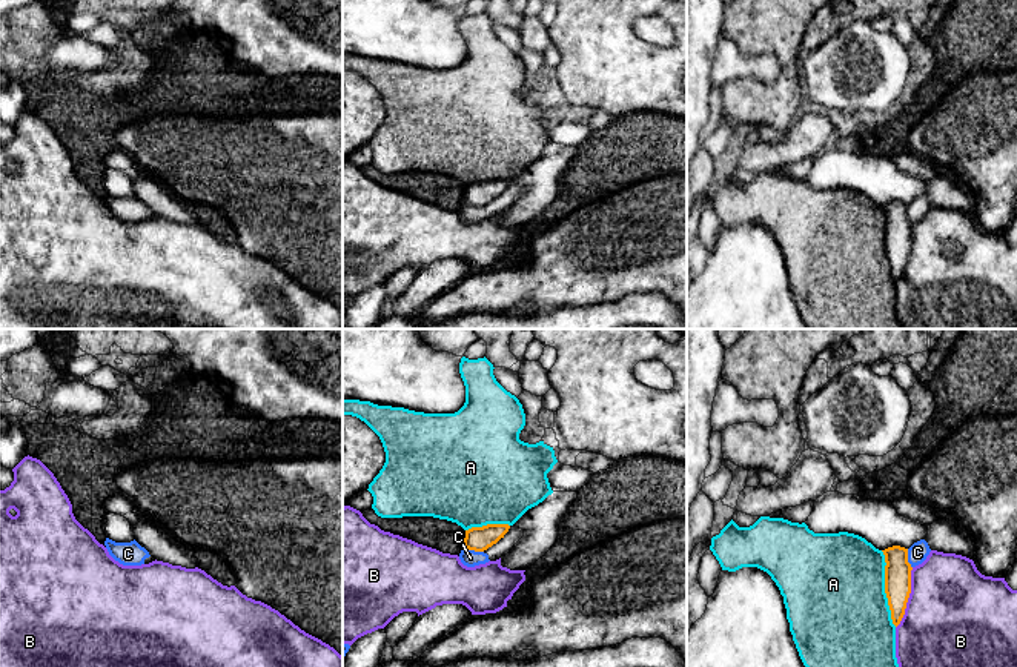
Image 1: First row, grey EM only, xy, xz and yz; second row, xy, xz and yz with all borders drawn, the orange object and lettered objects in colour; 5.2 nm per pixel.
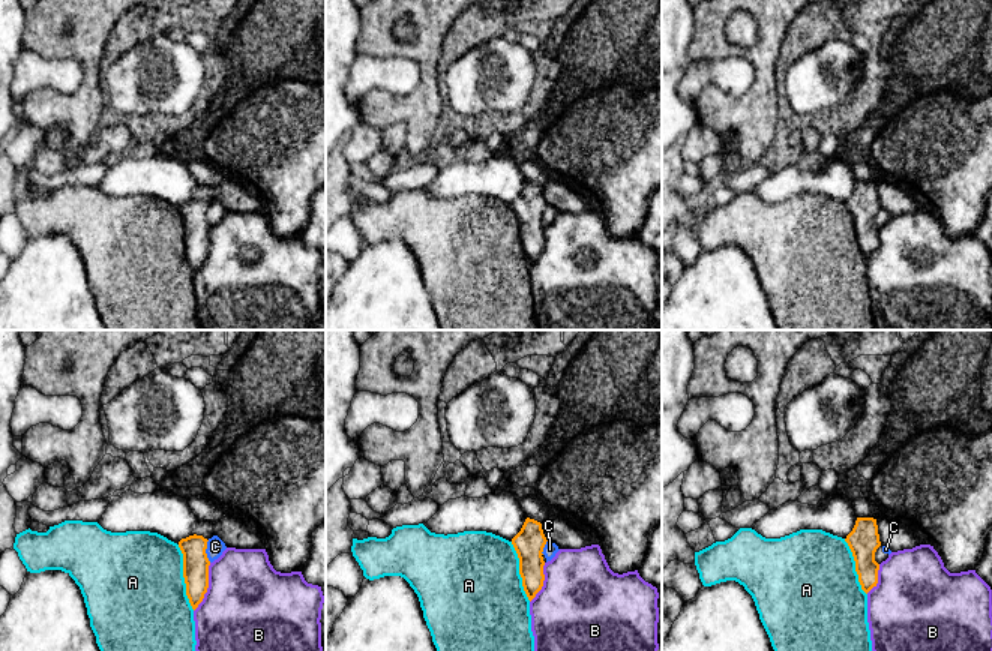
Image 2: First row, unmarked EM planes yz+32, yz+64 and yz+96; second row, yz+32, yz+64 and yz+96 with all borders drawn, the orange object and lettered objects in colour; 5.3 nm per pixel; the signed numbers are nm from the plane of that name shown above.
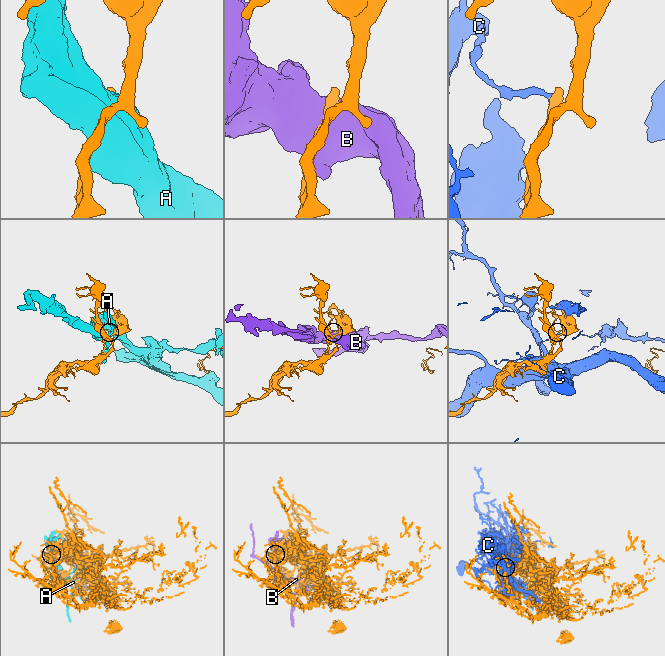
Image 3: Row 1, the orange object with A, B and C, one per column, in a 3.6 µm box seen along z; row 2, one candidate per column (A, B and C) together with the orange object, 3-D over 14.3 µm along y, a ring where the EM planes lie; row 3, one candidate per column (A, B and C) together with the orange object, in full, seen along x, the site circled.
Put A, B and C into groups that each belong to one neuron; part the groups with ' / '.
A / B / C

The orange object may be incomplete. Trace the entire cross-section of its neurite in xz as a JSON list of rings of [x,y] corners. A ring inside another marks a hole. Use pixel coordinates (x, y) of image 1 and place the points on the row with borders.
[[[487,524],[465,530],[464,549],[484,552],[508,532],[508,524]]]

